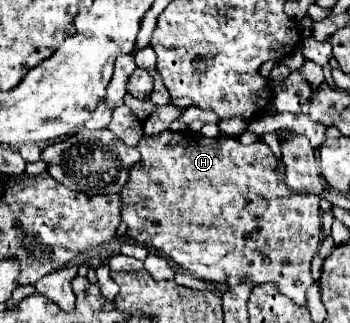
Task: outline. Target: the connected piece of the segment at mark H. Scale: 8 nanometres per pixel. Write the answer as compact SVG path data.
M183 130L183 132L163 132L159 136L165 136L165 150L141 150L141 162L137 162L135 168L131 168L129 182L121 190L123 198L123 208L121 208L121 218L127 224L127 236L139 244L151 246L159 250L163 256L173 260L177 266L189 270L193 276L199 276L203 280L215 282L215 284L227 284L233 286L243 280L251 280L253 284L263 284L263 282L277 282L279 292L291 298L295 304L305 304L305 292L313 284L311 278L311 260L315 252L319 250L319 242L323 236L321 230L321 210L319 210L319 198L315 196L297 196L289 190L285 184L285 164L273 154L273 150L265 142L253 142L249 146L241 144L235 136L225 136L219 134L215 138L205 138L199 132Z

